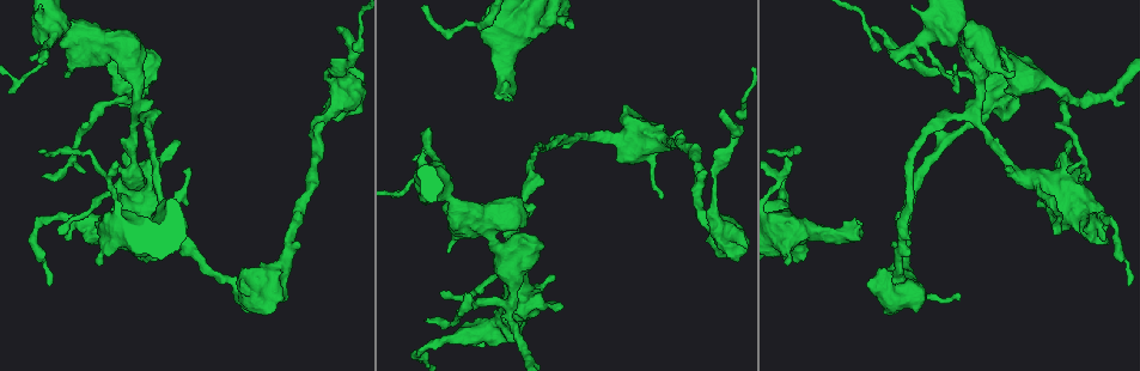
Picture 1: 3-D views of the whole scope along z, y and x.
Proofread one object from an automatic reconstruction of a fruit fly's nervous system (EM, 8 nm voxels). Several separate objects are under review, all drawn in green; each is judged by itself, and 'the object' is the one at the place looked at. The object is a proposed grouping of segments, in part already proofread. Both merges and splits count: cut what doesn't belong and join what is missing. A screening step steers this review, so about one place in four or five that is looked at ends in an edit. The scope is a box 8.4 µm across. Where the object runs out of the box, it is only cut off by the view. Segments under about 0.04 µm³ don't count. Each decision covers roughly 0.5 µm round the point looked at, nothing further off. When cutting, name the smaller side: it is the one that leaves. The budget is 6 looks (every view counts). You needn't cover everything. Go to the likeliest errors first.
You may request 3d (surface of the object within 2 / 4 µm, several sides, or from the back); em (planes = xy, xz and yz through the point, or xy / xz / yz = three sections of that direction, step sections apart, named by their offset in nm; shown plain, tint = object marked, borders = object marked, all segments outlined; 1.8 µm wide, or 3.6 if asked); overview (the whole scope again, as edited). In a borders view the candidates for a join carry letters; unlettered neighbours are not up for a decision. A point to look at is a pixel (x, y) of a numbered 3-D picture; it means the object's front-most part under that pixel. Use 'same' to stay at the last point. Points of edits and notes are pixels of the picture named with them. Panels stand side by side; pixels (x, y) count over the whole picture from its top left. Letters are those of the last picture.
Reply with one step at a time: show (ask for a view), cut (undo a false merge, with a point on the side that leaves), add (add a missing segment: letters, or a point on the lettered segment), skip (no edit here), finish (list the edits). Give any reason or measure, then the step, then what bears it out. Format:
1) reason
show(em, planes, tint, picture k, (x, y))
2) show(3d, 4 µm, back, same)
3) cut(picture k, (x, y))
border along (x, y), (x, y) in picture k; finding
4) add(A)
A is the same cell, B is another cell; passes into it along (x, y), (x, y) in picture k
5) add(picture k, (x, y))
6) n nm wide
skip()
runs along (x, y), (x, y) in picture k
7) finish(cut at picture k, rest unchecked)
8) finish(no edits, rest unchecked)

stops while still wide
show(3d, 4 µm, picture 1, (859, 221))

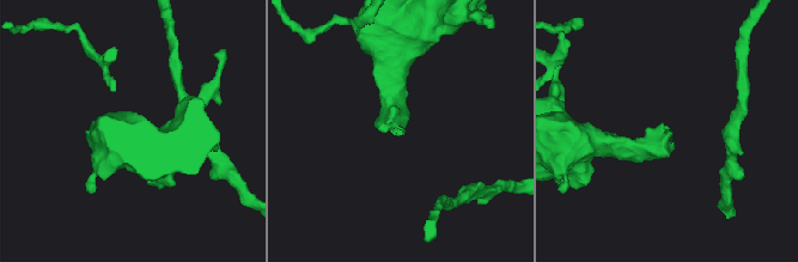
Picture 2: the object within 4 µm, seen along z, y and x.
show(em, yz, step 8, borders, picture 2, (668, 127))

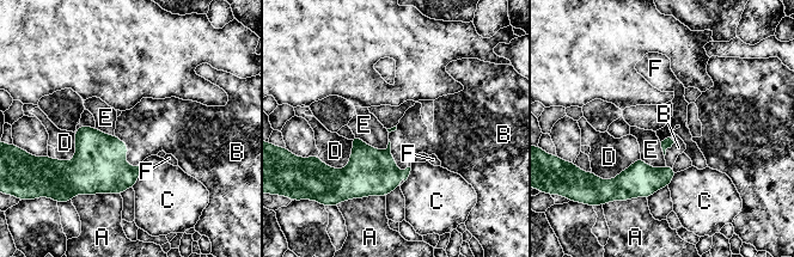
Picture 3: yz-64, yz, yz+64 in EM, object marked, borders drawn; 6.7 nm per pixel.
add(B)
B is the same cell, A, C, D, E and F are other cells; passes into it along (98, 166), (127, 153), (152, 126) in picture 3; the neuron continues

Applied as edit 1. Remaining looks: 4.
show(overview)

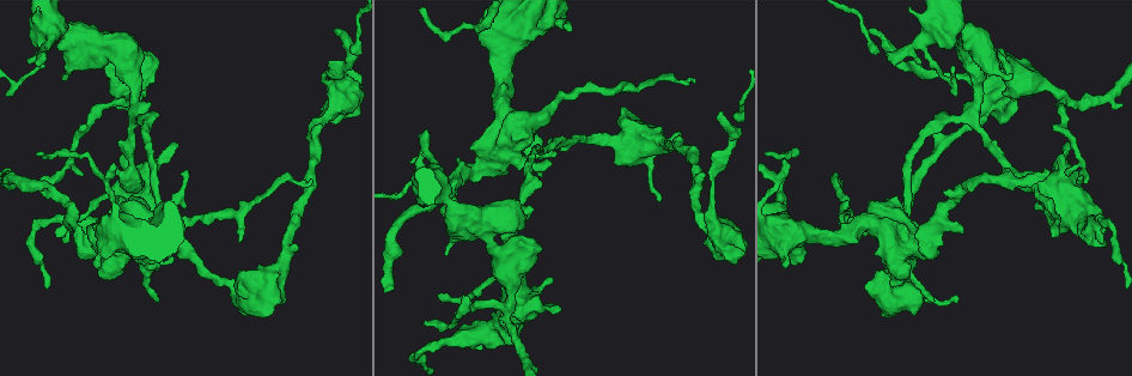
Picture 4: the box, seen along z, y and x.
branch stops here
show(em, xz, step 8, tint, picture 4, (1083, 180))

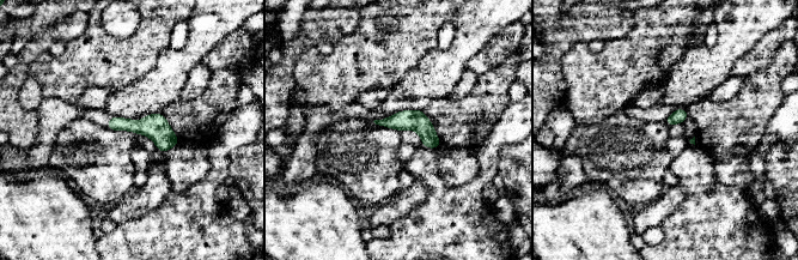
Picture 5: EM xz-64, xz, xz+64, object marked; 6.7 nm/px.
show(em, yz, step 8, borders, same)

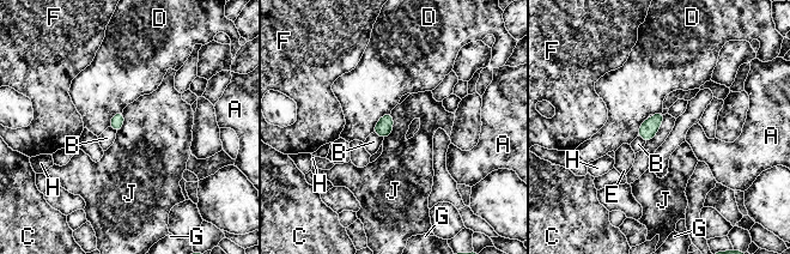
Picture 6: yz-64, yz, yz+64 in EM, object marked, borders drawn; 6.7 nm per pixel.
90 nm wide
skip()
A, B, C, D, E, F, G, H and J are other cells; none of them fits

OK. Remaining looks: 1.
finish(add at picture 3, rest unchecked)

